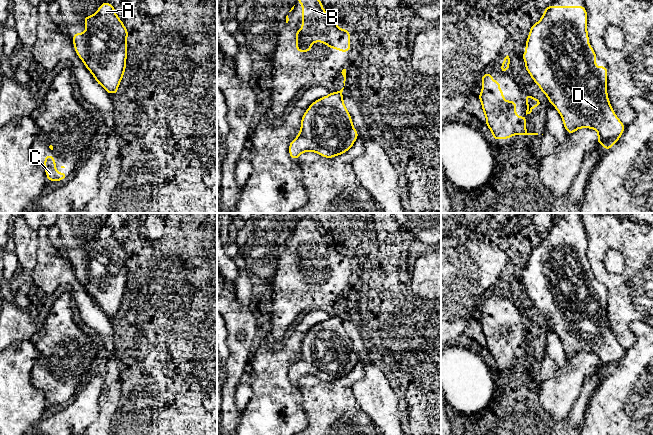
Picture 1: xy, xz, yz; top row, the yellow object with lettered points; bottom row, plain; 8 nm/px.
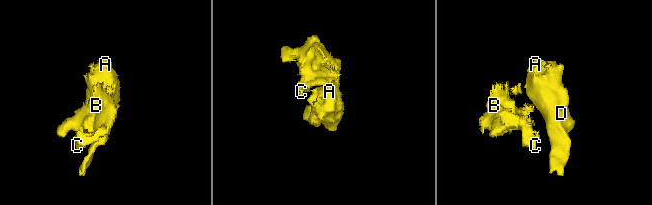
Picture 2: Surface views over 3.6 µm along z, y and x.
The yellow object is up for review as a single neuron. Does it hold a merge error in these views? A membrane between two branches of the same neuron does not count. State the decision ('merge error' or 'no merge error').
merge error

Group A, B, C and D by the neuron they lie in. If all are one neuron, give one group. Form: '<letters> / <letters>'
A D / B C

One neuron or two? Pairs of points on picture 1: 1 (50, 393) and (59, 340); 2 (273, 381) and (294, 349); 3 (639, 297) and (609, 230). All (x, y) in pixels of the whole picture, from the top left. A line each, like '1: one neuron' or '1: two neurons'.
1: one neuron
2: one neuron
3: one neuron

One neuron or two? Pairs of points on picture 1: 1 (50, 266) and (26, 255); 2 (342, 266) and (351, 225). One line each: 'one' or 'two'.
1: two
2: two

